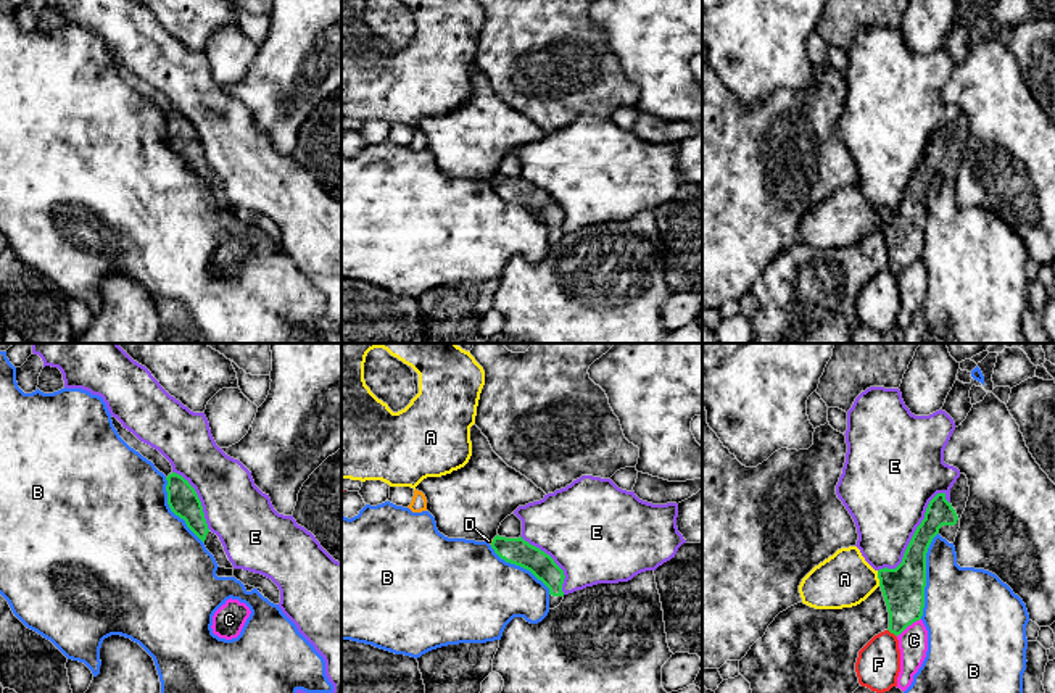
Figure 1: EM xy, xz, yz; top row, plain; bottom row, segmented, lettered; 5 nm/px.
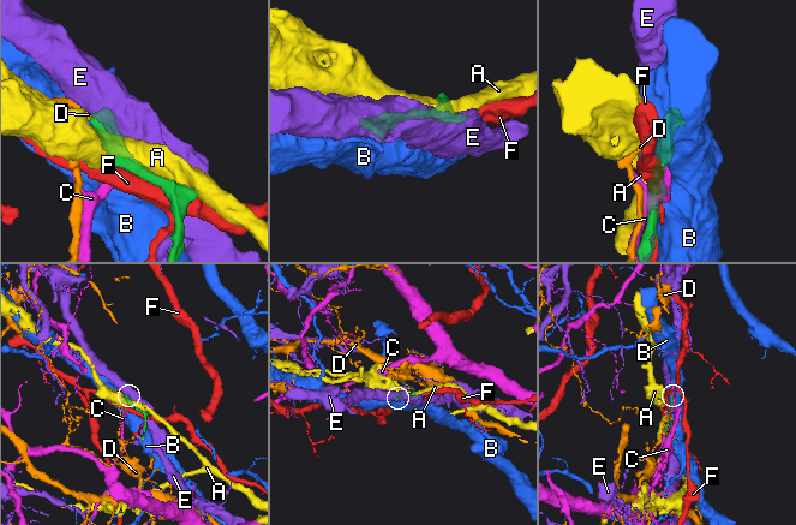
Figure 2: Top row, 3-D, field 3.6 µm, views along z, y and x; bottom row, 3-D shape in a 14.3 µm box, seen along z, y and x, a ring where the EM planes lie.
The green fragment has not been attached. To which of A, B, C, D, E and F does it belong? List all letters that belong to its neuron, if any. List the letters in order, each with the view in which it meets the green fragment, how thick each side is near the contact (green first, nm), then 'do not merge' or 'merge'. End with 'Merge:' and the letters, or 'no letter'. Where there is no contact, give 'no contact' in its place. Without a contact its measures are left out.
A: meets green in yz; 200 nm thick on the green side, 280 nm on the other; do not merge
B: meets green in yz; 200 nm thick on the green side, 400 nm on the other; do not merge
C: meets green in yz; 200 nm thick on the green side, 140 nm on the other; do not merge
D: meets green in xz; 130 nm thick on the green side, 20 nm on the other; do not merge
E: meets green in yz; 190 nm thick on the green side, 420 nm on the other; do not merge
F: meets green in yz; 200 nm thick on the green side, 220 nm on the other; do not merge
Merge: no letter

